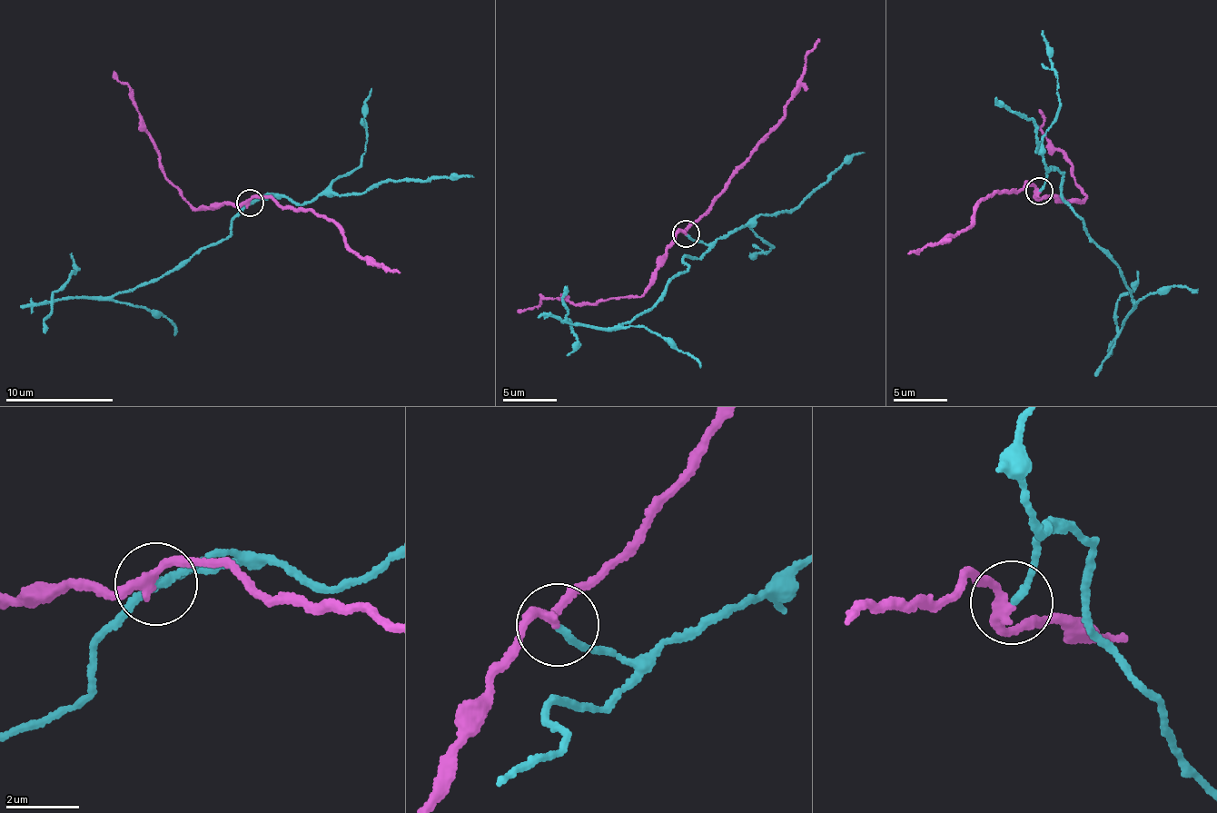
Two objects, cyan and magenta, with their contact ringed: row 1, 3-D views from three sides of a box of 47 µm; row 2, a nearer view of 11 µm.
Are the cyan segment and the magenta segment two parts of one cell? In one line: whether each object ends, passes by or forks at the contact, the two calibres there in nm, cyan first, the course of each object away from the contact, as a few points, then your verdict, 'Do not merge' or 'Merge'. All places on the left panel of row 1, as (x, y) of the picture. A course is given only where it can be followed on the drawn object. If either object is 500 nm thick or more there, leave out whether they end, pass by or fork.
At the ring cyan ends. At the ring magenta passes by. Thickness 160 nm (cyan) against 240 nm. Course of cyan: (249, 203), (273, 196), (233, 217), (227, 237), (101, 300), (54, 300), (76, 271), (71, 253). Course of magenta: (249, 203), (264, 195), (282, 207), (310, 210), (335, 223), (345, 243), (355, 252), (399, 272). Do not merge

